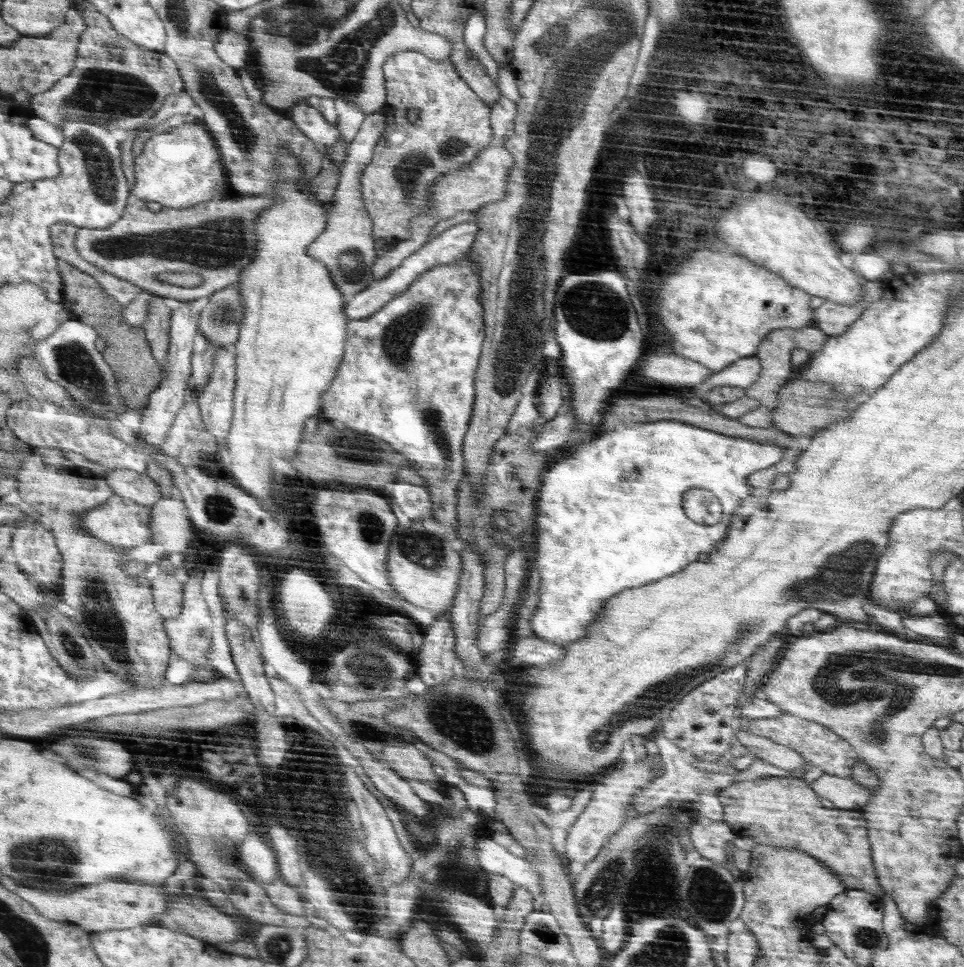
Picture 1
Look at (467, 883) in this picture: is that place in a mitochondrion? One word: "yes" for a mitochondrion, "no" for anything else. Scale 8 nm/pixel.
no

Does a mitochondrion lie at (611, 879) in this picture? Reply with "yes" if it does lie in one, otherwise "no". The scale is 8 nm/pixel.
yes

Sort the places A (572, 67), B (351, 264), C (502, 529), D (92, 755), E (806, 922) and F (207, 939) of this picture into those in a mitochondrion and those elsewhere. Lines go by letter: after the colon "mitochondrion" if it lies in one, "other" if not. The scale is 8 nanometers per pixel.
A: mitochondrion
B: mitochondrion
C: mitochondrion
D: mitochondrion
E: other
F: other

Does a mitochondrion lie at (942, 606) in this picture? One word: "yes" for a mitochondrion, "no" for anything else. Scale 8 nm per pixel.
no

